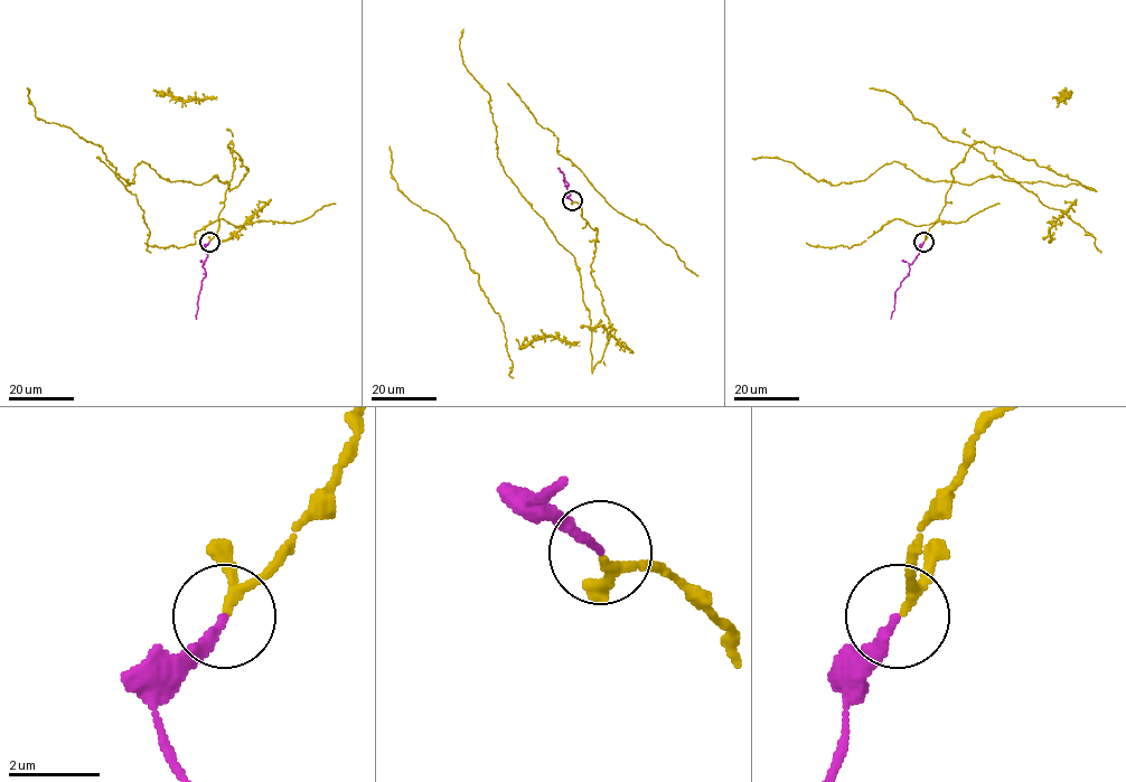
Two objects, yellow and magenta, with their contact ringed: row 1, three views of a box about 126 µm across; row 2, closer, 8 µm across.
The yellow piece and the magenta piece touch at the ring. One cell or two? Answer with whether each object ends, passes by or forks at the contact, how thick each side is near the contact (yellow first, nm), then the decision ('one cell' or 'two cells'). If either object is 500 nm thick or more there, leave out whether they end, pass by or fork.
yellow passes by | magenta ends | 170/190 nm | one cell

